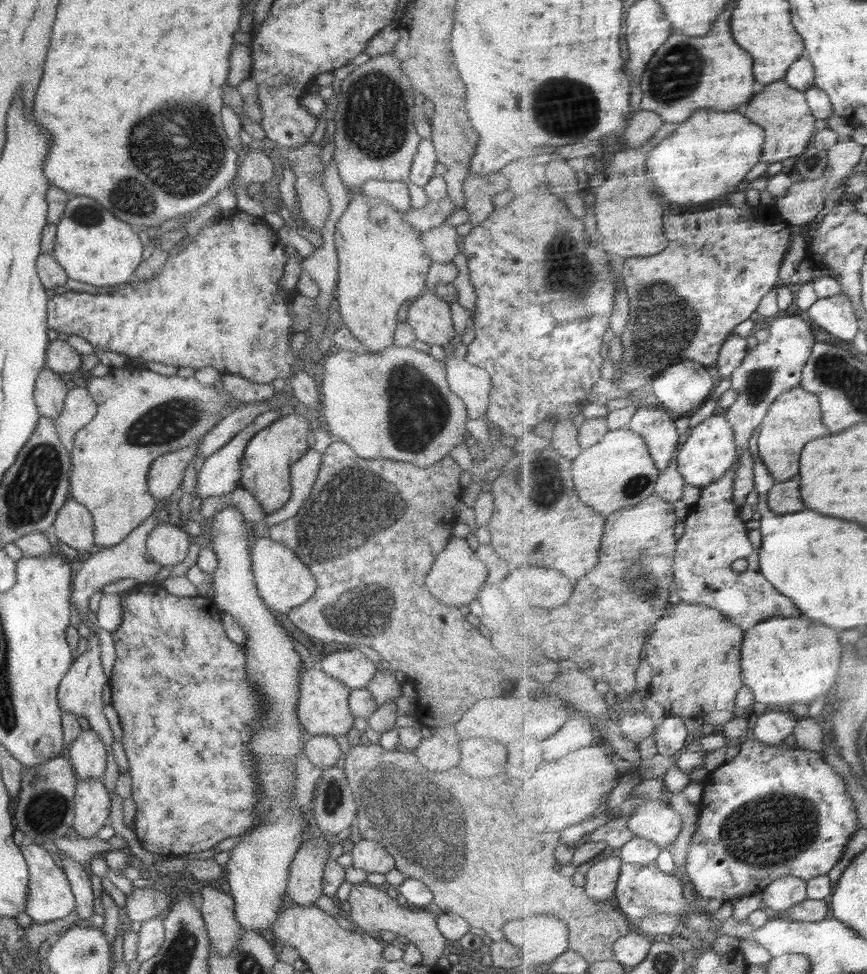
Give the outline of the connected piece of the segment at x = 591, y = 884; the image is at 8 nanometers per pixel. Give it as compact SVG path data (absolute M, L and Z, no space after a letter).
M618 856L607 857L591 867L587 872L586 892L598 901L609 901L617 894L622 876L623 860Z

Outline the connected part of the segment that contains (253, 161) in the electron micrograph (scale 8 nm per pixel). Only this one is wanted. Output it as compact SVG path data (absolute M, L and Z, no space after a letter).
M249 151L237 169L234 183L238 183L240 187L248 188L254 182L269 181L271 177L275 176L272 163L272 160L264 152Z

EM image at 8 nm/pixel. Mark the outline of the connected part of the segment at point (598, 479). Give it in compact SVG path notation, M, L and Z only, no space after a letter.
M630 428L611 430L596 446L585 449L573 466L576 488L582 500L608 516L636 507L656 495L662 473L645 436Z

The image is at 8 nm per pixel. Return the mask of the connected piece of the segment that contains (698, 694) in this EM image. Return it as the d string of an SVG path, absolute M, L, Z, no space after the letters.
M681 601L673 606L668 614L655 625L652 642L646 646L648 662L653 669L653 680L647 690L647 696L662 704L668 711L668 716L687 717L704 716L714 710L736 710L736 698L744 688L743 676L743 644L745 630L735 624L717 608L707 604L690 604Z

